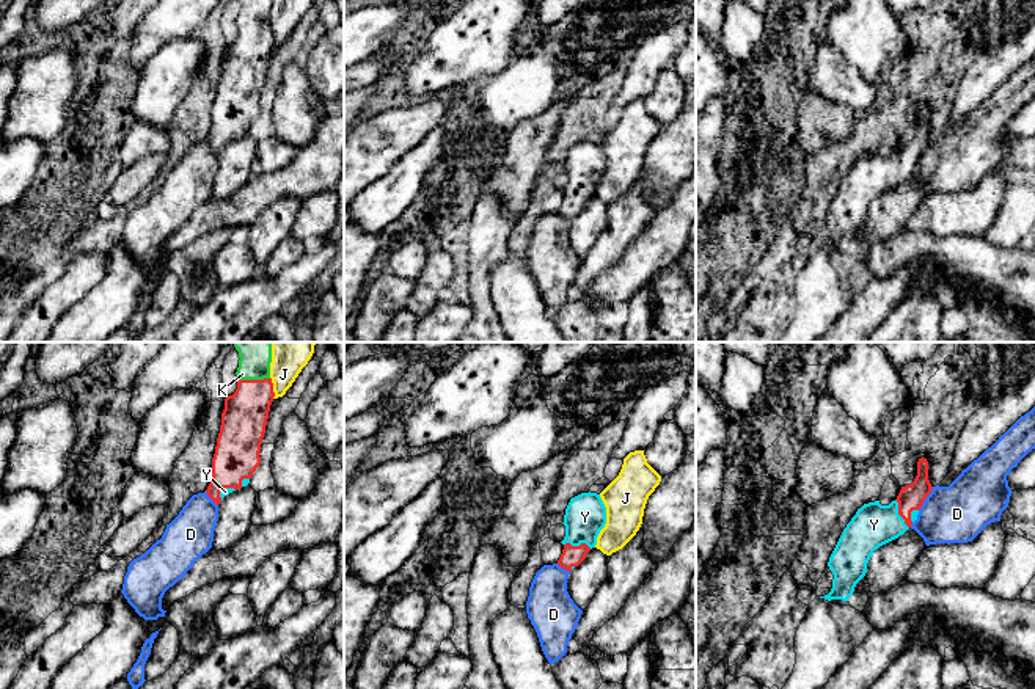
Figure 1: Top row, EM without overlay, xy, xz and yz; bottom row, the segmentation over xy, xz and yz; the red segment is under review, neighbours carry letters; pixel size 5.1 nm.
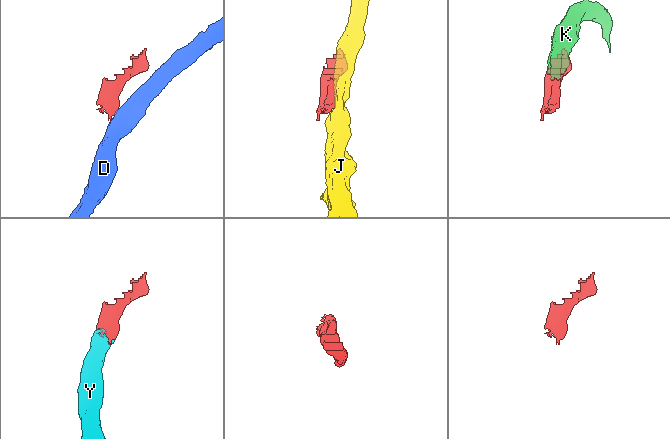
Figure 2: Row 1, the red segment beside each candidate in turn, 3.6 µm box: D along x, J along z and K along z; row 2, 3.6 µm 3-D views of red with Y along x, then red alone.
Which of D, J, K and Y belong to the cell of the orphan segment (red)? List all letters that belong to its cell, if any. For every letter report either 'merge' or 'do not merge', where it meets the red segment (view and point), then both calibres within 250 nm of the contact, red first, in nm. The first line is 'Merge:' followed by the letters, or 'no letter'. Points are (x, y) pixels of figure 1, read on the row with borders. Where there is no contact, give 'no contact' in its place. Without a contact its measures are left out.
Merge: K, Y
D: do not merge | yz (925, 498) | 130/300 nm
J: do not merge | xy (272, 388) | 240/220 nm
K: merge | xy (253, 380) | 240/190 nm
Y: merge | yz (899, 514) | 130/220 nm

